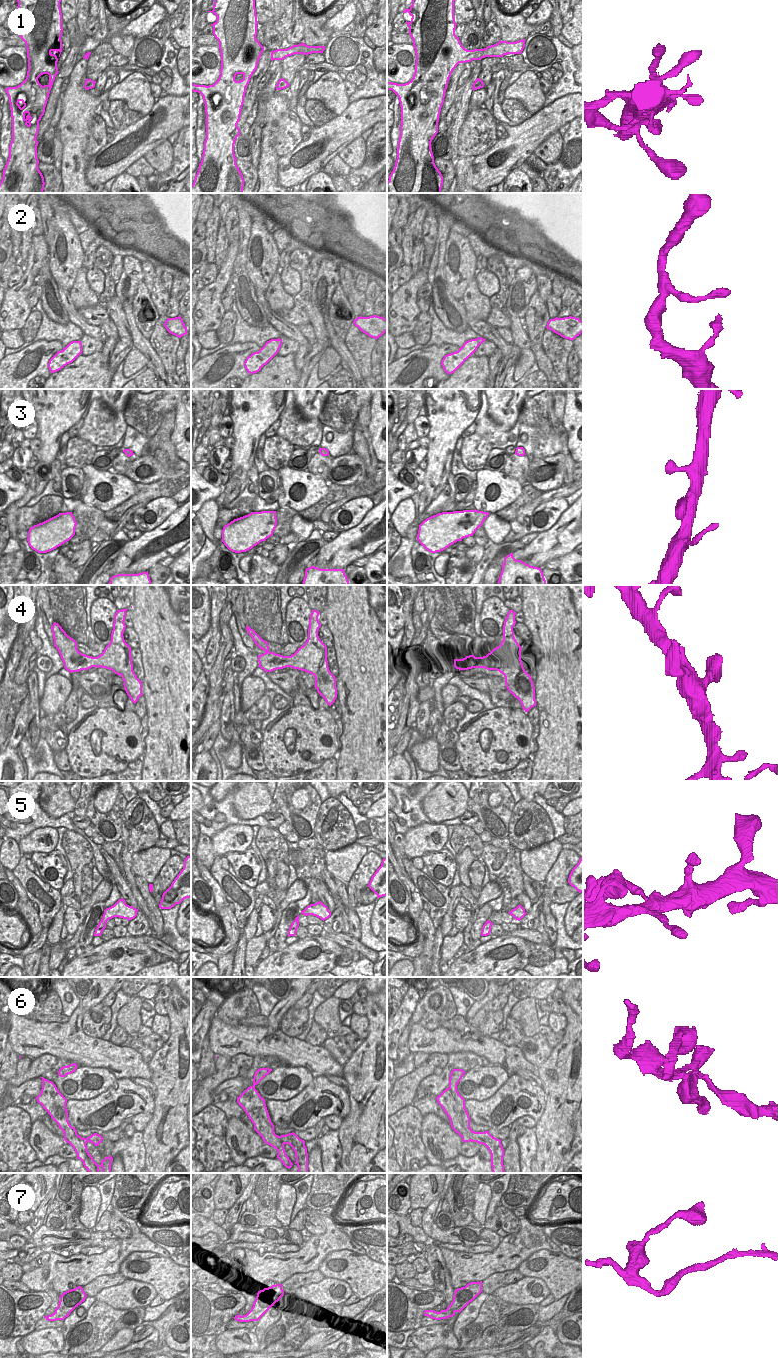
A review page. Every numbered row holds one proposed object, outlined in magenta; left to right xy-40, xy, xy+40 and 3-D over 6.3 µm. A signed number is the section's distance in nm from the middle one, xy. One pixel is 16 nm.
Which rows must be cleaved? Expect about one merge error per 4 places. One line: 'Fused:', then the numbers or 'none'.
Fused: 5, 6

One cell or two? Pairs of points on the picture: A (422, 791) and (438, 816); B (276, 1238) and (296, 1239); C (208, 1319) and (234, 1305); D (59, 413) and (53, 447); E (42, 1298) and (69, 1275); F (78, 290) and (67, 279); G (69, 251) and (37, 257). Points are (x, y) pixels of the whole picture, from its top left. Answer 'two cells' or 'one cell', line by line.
A: two cells
B: one cell
C: one cell
D: one cell
E: two cells
F: two cells
G: two cells

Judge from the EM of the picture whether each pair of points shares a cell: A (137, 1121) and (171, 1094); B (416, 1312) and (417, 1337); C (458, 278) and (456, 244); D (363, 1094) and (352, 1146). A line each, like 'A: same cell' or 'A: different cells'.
A: different cells
B: different cells
C: same cell
D: same cell

